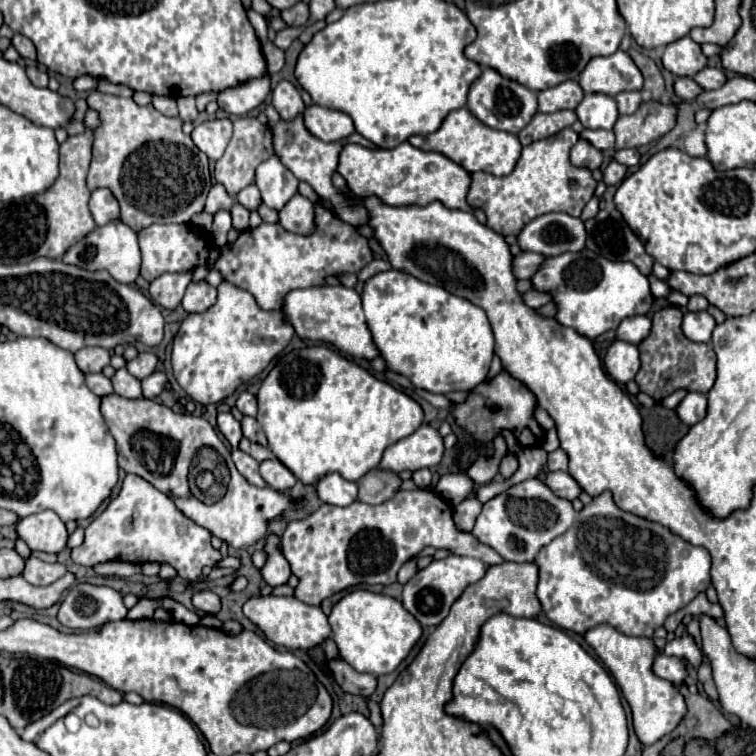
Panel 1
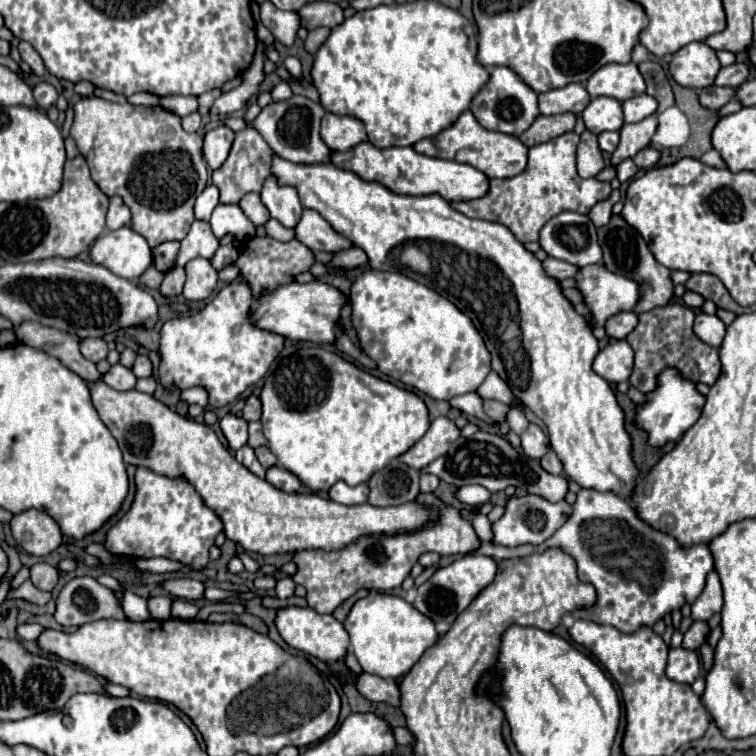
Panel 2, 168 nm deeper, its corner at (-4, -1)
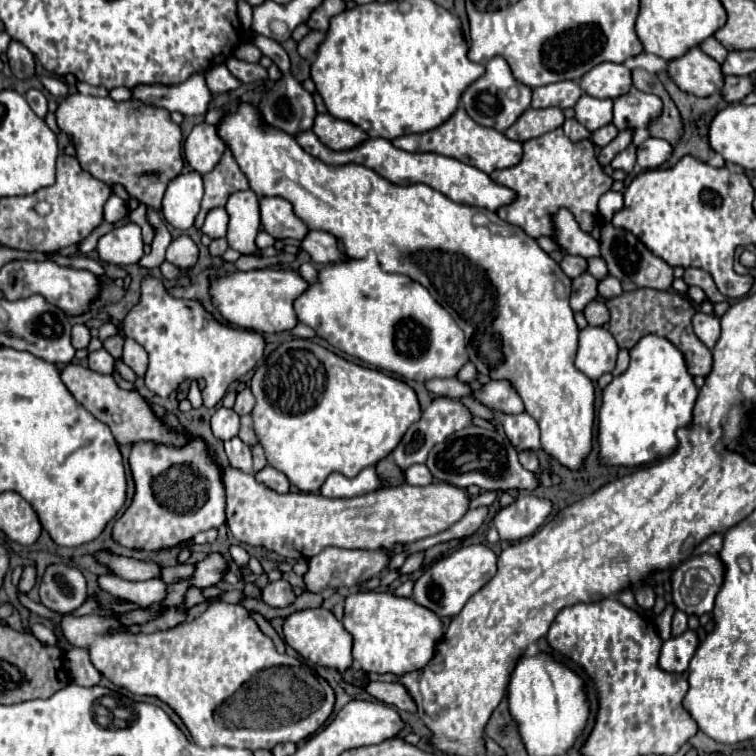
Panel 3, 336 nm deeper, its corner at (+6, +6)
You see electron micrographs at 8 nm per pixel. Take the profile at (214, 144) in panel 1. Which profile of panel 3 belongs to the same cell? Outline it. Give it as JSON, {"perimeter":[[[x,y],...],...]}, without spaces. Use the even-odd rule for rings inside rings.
{"perimeter":[[[199,123],[185,139],[185,159],[197,173],[209,173],[225,151],[225,141],[215,125]]]}

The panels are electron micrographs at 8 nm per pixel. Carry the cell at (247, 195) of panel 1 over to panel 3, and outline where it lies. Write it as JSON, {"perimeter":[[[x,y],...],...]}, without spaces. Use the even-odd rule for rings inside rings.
{"perimeter":[[[251,189],[237,191],[229,197],[225,209],[231,217],[227,231],[229,247],[239,253],[257,253],[259,249],[255,245],[255,237],[261,229],[257,195]]]}

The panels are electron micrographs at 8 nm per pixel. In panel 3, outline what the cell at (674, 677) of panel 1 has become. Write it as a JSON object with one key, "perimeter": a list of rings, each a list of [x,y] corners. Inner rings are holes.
{"perimeter":[[[685,631],[679,637],[671,637],[663,643],[659,655],[659,667],[669,673],[685,673],[689,669],[689,661],[699,645],[699,639],[693,631]]]}

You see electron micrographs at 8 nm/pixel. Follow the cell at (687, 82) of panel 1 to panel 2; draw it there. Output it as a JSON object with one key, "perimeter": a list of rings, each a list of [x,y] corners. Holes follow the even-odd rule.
{"perimeter":[[[711,86],[711,88],[703,88],[699,90],[699,100],[705,108],[711,110],[719,110],[721,106],[725,106],[727,102],[731,102],[735,98],[735,88],[719,88],[719,86]]]}

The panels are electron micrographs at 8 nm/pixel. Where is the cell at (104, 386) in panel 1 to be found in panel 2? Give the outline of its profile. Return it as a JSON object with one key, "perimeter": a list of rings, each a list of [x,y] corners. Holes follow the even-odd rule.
{"perimeter":[[[33,320],[13,326],[13,332],[17,336],[17,342],[47,352],[49,356],[57,358],[63,366],[73,370],[83,380],[95,382],[101,378],[95,364],[83,358],[83,354],[79,352],[79,338],[75,334],[69,334],[51,326],[41,326],[39,322],[33,322]]]}

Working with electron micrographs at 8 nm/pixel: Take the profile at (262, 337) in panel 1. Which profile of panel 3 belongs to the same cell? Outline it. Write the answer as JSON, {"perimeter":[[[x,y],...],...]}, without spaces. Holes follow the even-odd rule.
{"perimeter":[[[155,277],[143,279],[141,301],[123,321],[123,329],[127,337],[135,339],[149,353],[149,375],[145,379],[149,391],[167,397],[185,379],[205,379],[205,407],[215,407],[227,393],[227,387],[257,365],[265,349],[263,335],[219,323],[199,301],[171,297]]]}

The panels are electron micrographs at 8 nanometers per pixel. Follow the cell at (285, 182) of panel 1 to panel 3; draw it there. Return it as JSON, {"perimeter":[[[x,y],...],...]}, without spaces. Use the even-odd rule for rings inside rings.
{"perimeter":[[[261,197],[259,205],[261,225],[275,239],[303,239],[307,235],[307,225],[293,213],[293,205],[289,205],[283,197]]]}

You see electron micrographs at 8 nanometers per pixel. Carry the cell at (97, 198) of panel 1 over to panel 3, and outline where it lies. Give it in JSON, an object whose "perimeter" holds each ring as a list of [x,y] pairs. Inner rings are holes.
{"perimeter":[[[113,193],[113,195],[107,199],[107,203],[105,203],[103,217],[105,217],[107,223],[115,223],[115,221],[119,221],[119,219],[125,215],[125,211],[127,211],[127,207],[125,207],[123,199],[119,199],[119,197]]]}

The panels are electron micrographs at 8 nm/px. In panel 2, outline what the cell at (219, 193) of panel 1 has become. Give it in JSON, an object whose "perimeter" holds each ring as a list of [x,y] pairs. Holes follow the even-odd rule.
{"perimeter":[[[209,184],[199,196],[197,196],[197,200],[195,200],[195,206],[193,206],[193,210],[195,210],[195,218],[197,220],[209,220],[211,218],[211,212],[213,212],[213,208],[219,204],[219,190],[213,186],[213,184]]]}

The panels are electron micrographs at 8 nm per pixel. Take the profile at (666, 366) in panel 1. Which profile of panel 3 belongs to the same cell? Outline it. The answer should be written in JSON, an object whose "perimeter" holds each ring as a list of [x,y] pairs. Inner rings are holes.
{"perimeter":[[[637,289],[623,293],[619,297],[609,299],[607,303],[611,311],[611,321],[609,321],[609,331],[617,339],[619,347],[635,347],[637,341],[645,335],[659,335],[669,339],[685,357],[689,373],[705,377],[711,371],[711,351],[697,339],[691,327],[691,317],[695,313],[693,303],[679,293],[669,293],[669,291],[655,291],[655,289]]]}

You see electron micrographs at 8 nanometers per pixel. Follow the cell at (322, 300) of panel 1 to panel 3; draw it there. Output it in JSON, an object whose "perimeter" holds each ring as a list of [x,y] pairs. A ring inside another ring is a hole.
{"perimeter":[[[255,269],[255,271],[235,271],[223,279],[217,279],[211,283],[211,297],[215,307],[219,309],[219,313],[233,325],[243,327],[243,329],[251,329],[257,333],[283,333],[293,329],[299,321],[297,315],[293,313],[293,301],[297,297],[301,297],[301,293],[305,293],[305,289],[309,289],[309,283],[295,271],[287,271],[287,269]]]}

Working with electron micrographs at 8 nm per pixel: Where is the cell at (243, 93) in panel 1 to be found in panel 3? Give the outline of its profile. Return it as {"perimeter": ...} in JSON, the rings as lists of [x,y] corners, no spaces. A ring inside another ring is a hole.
{"perimeter":[[[193,75],[179,85],[137,85],[133,87],[133,99],[141,99],[147,105],[163,107],[167,111],[179,111],[183,115],[205,115],[207,105],[213,101],[213,93],[205,85],[203,75]]]}

